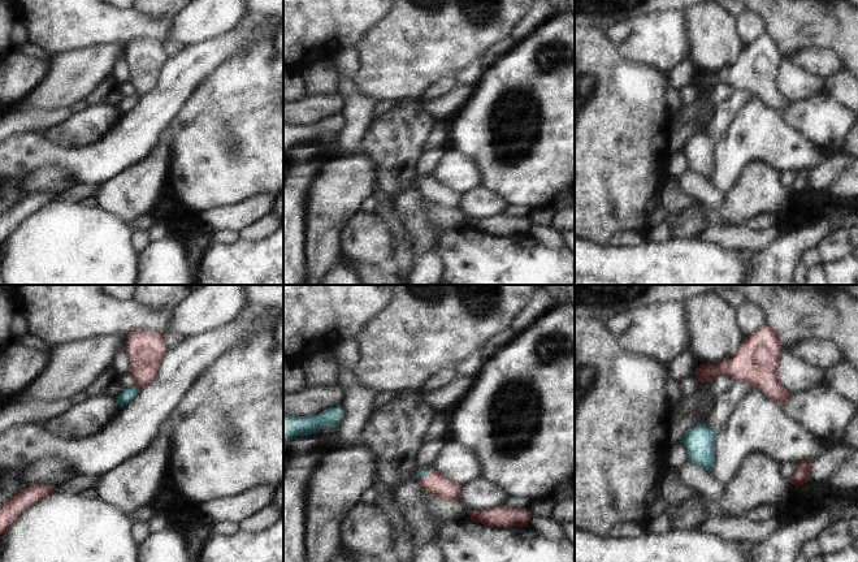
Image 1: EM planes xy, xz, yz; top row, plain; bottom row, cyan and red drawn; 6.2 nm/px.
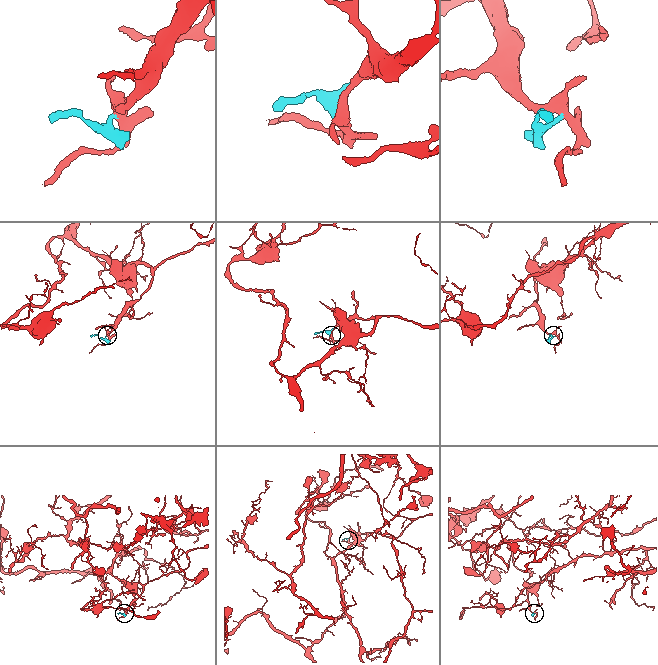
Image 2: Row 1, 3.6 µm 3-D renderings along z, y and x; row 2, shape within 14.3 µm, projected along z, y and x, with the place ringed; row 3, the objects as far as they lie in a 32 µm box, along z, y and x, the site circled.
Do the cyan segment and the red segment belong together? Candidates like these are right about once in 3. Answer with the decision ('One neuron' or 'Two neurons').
One neuron.

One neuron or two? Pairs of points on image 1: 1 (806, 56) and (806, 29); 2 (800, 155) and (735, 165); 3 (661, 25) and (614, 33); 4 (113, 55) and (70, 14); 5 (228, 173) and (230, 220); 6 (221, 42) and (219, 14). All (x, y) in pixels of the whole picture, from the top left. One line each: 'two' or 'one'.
1: two
2: one
3: one
4: two
5: two
6: two

